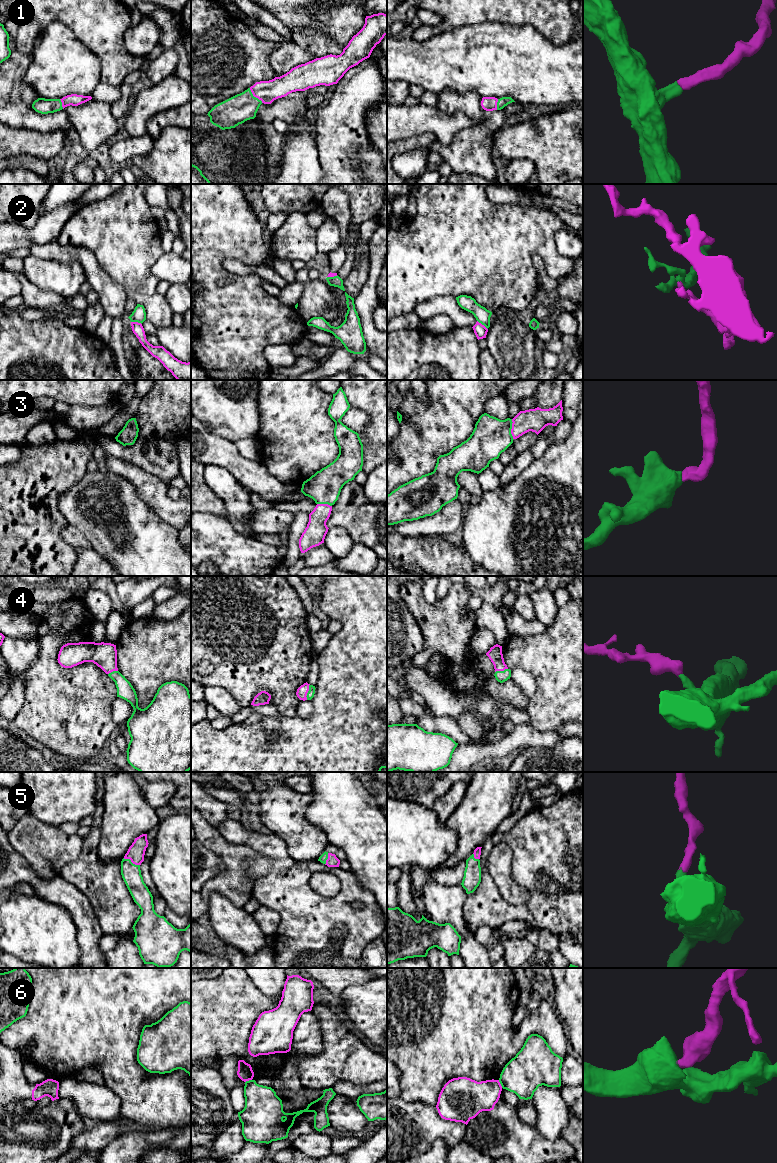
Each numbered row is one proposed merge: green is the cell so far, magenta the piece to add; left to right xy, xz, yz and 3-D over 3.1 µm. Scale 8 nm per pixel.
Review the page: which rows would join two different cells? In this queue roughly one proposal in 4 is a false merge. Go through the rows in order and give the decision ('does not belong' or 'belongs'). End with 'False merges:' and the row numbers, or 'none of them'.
1: belongs
2: does not belong
3: belongs
4: belongs
5: belongs
6: does not belong
False merges: 2, 6

